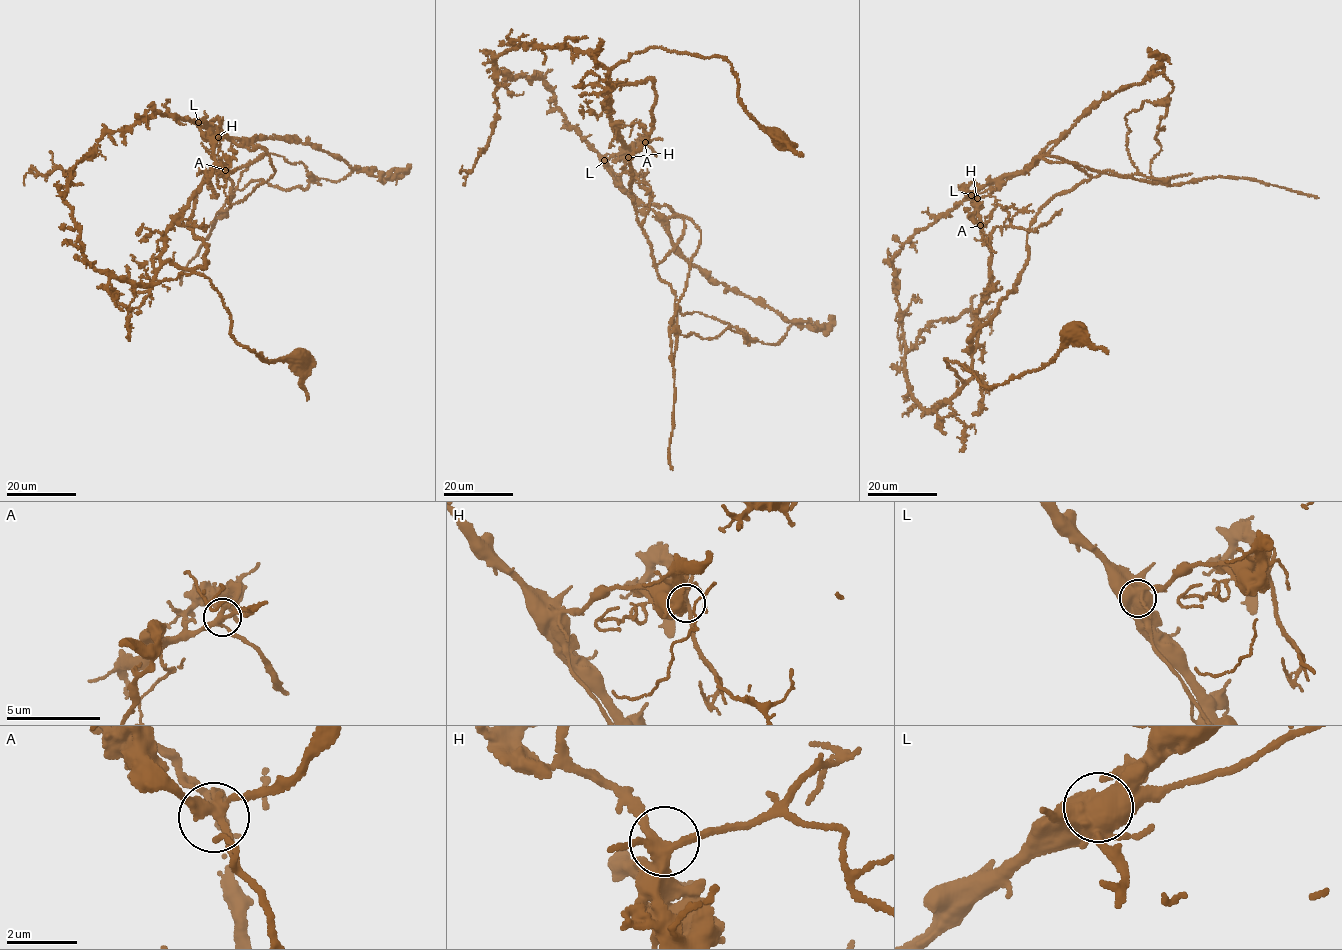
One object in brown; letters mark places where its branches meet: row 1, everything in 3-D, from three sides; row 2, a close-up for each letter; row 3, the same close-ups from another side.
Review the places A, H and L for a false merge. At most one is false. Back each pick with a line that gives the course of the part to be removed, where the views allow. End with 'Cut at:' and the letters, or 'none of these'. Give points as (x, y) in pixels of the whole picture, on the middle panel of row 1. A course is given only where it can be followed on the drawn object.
L: foreign part runs (604, 160), (641, 205), (700, 230), (674, 331), (775, 344), (835, 317)
Cut at: L

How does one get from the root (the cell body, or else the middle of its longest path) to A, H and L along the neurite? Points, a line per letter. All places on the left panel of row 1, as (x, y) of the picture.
A: (300, 357), (270, 362), (239, 345), (208, 278), (190, 273), (153, 283), (167, 227), (212, 168), (225, 170)
H: (300, 357), (270, 362), (239, 345), (208, 278), (190, 273), (153, 283), (165, 231), (208, 181), (218, 137)
L: (300, 357), (270, 362), (239, 345), (208, 278), (153, 283), (167, 227), (214, 163), (198, 122)

